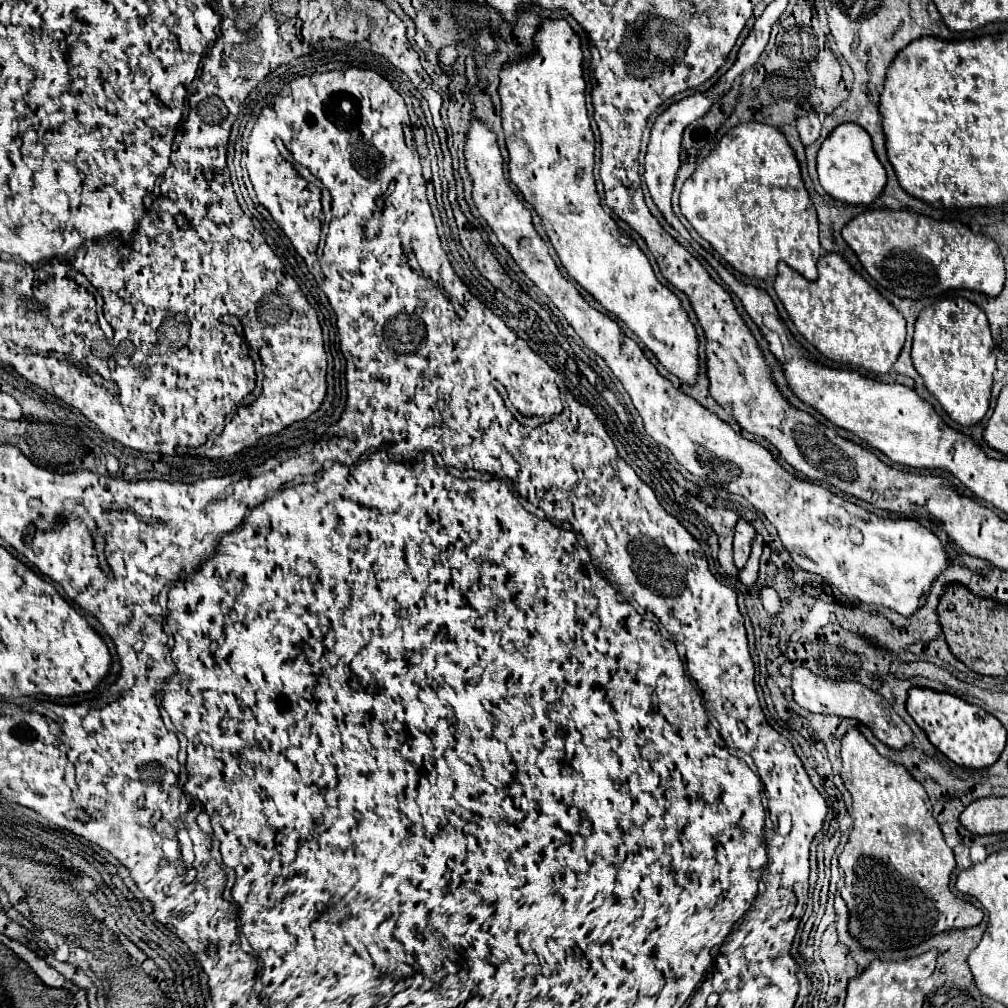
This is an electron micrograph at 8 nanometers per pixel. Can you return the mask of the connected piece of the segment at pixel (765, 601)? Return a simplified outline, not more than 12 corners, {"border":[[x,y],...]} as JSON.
{"border":[[762,588],[759,598],[772,616],[781,611],[781,599],[773,588]]}

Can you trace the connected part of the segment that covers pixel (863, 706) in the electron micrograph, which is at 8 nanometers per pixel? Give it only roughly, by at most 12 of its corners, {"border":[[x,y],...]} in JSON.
{"border":[[793,670],[795,702],[863,722],[891,750],[913,730],[881,694],[859,682]]}

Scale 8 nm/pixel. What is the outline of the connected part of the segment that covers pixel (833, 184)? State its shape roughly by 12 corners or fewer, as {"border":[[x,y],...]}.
{"border":[[839,124],[821,144],[823,190],[871,204],[887,174],[871,136]]}

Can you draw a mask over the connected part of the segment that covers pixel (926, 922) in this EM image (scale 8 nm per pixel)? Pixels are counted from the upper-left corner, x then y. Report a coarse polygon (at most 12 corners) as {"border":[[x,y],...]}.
{"border":[[841,740],[853,828],[839,856],[865,950],[979,926],[905,766]]}

